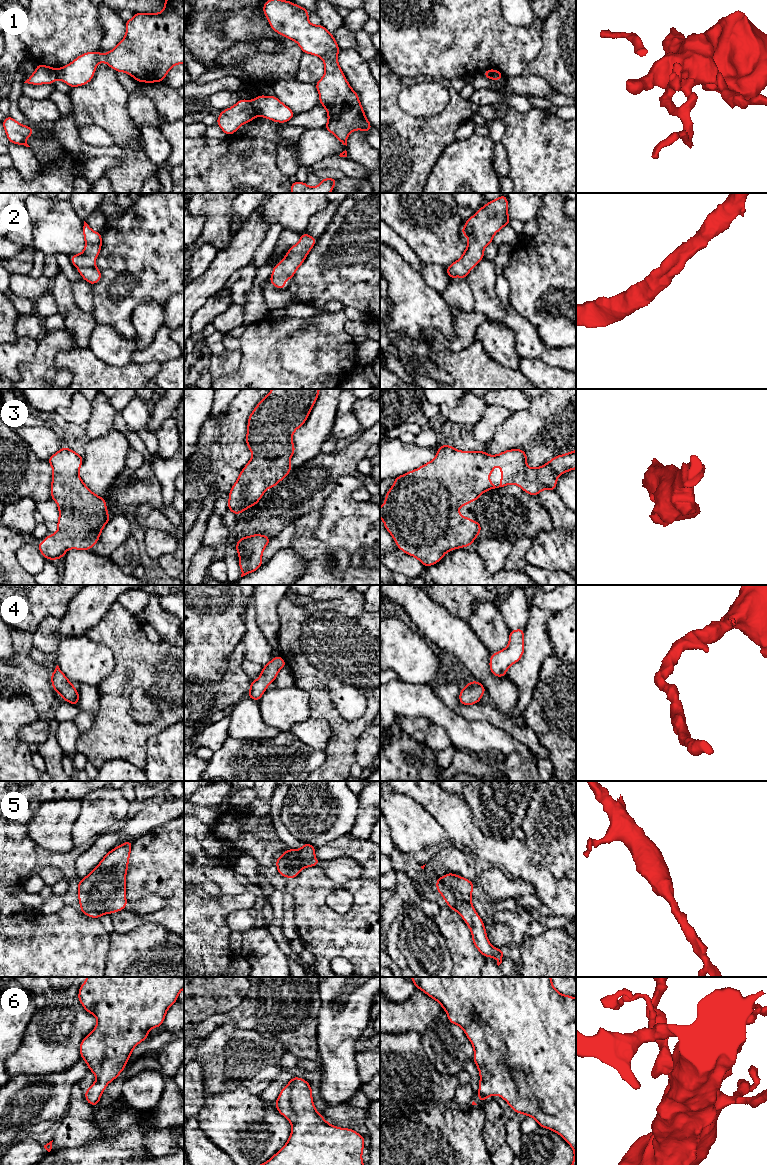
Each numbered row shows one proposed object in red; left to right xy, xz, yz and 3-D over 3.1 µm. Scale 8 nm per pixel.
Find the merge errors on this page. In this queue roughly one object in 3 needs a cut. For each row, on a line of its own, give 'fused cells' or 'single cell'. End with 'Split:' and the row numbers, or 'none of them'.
1: fused cells
2: single cell
3: single cell
4: single cell
5: single cell
6: single cell
Split: 1

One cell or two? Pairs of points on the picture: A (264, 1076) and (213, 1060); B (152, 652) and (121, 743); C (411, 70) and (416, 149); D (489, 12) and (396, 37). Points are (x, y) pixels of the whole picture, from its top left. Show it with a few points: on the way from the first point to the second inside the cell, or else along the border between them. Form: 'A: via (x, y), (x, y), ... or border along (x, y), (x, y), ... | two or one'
A: via (251, 1064), (226, 1064) | one
B: via (129, 673), (118, 686), (118, 720) | one
C: border along (391, 71), (407, 77), (419, 75), (435, 77) | two
D: via (466, 12), (451, 12), (434, 29), (419, 32) | one

